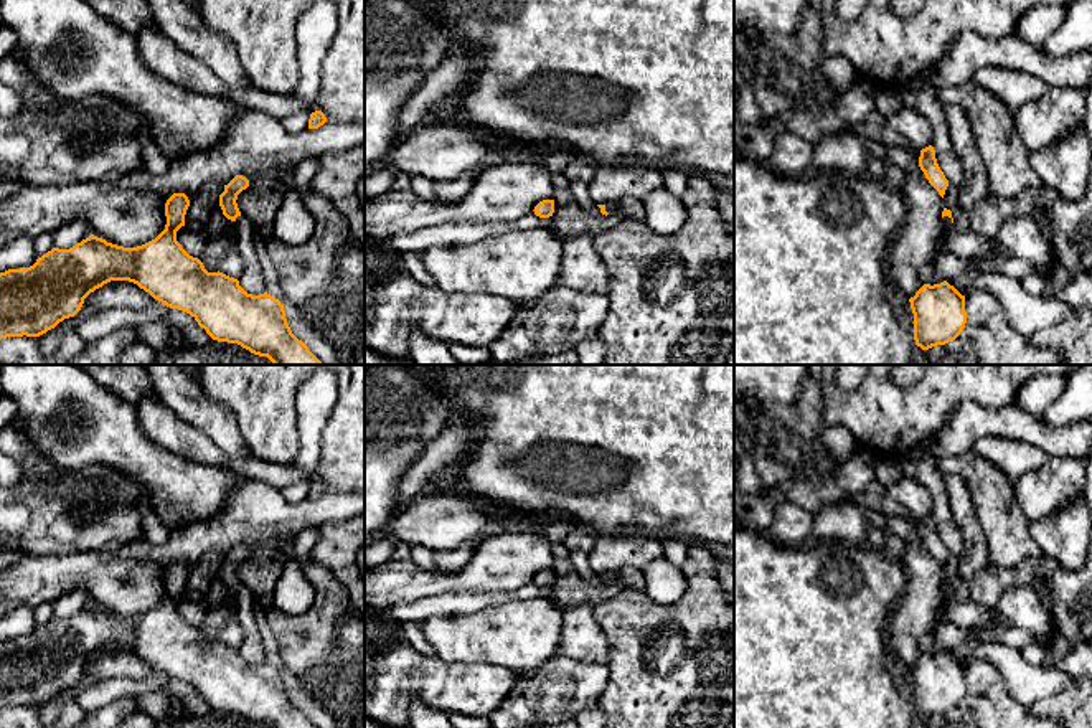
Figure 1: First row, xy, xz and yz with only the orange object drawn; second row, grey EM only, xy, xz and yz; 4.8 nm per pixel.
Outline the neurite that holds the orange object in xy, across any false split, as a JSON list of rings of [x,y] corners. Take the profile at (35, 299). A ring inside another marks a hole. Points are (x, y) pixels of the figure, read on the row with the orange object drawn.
[[[173,193],[165,203],[167,225],[165,229],[152,241],[137,246],[124,248],[107,243],[102,238],[91,234],[69,249],[53,248],[36,259],[30,267],[8,269],[0,272],[0,340],[7,337],[40,337],[54,329],[64,319],[74,317],[84,299],[111,281],[129,281],[148,292],[153,299],[170,309],[178,309],[190,314],[206,333],[218,342],[238,343],[254,355],[267,357],[272,365],[325,365],[308,347],[299,340],[285,319],[284,305],[279,299],[264,292],[259,295],[247,294],[239,281],[223,272],[208,272],[198,258],[190,256],[177,241],[177,231],[185,226],[185,215],[190,200],[185,193]]]

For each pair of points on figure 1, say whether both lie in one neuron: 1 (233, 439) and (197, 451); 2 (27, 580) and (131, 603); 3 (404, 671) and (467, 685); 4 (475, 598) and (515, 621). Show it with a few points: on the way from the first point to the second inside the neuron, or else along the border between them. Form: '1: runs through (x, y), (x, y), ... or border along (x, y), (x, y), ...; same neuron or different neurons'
1: border along (183, 421), (202, 430), (228, 456), (249, 456); different neurons
2: runs through (53, 576), (104, 578); same neuron
3: runs through (419, 677), (441, 685), (452, 685); same neuron
4: border along (525, 598), (487, 605), (470, 613), (449, 614); different neurons

